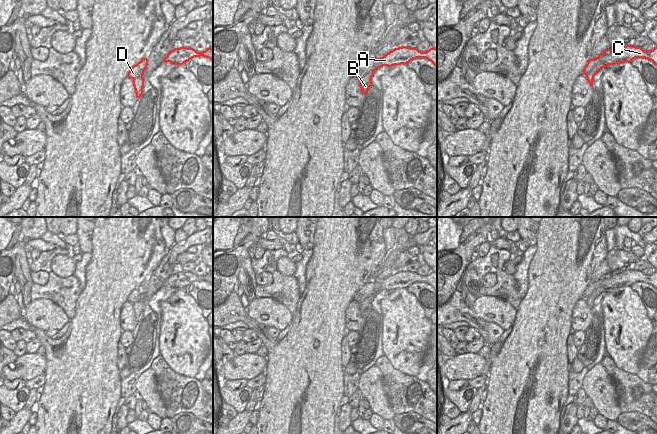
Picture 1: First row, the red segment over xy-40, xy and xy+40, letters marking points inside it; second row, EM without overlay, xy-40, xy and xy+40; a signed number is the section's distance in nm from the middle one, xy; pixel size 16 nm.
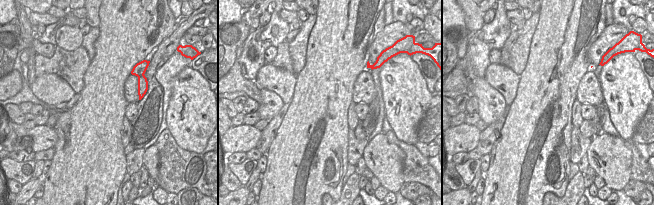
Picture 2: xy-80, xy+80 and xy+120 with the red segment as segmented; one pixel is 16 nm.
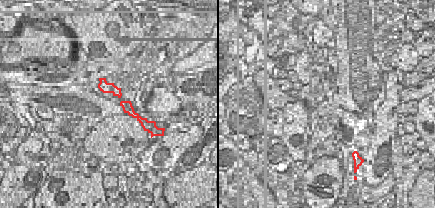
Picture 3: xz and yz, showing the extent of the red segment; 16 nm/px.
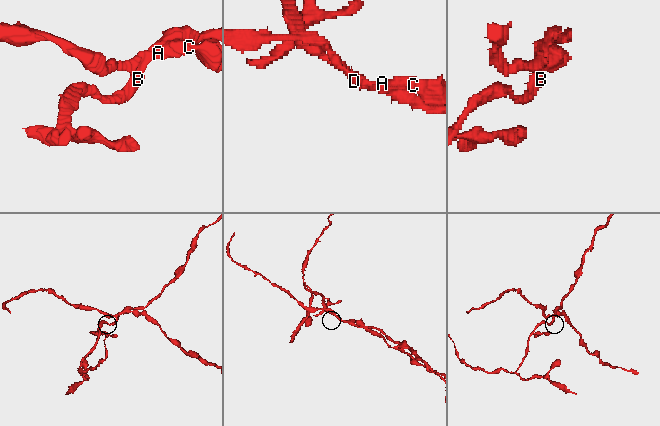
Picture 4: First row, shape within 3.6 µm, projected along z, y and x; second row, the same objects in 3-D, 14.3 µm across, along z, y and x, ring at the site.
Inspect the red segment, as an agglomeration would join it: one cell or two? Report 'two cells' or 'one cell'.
two cells

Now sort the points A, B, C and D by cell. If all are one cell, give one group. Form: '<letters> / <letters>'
A C D / B

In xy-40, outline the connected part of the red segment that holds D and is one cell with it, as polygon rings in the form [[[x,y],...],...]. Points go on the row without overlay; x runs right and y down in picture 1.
[[[138,286],[134,289],[128,296],[127,301],[131,303],[136,303],[144,298],[145,293],[147,292],[148,287]]]

